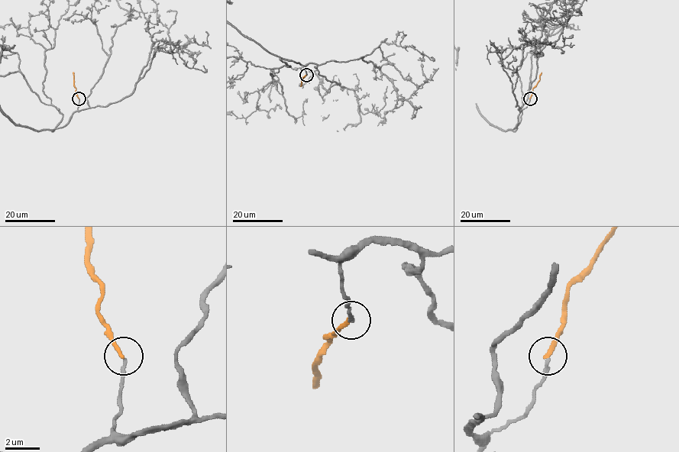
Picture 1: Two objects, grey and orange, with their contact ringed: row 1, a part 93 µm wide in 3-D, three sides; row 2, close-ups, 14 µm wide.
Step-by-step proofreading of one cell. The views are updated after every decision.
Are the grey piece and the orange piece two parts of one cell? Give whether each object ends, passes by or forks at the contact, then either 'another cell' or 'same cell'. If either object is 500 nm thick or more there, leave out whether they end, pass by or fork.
grey ends; orange ends; another cell

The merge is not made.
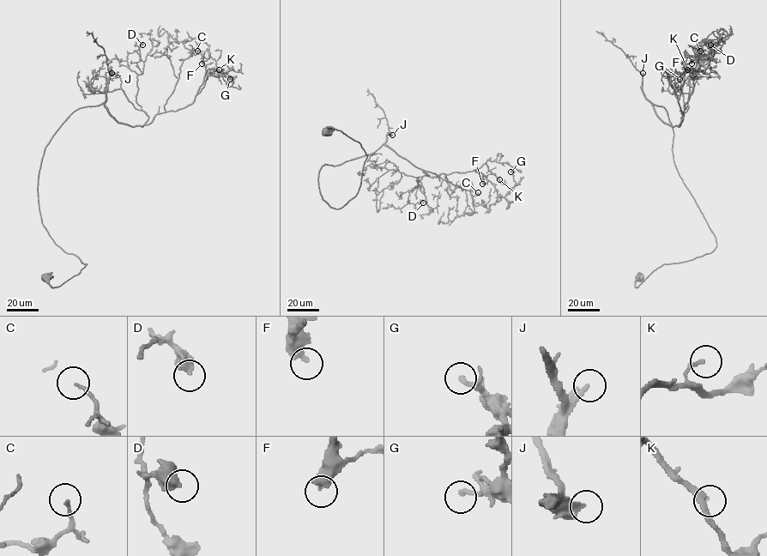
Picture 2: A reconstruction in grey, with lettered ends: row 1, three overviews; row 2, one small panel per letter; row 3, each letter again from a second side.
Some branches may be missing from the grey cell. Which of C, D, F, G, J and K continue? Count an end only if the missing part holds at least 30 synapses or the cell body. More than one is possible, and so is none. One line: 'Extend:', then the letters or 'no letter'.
Extend: J

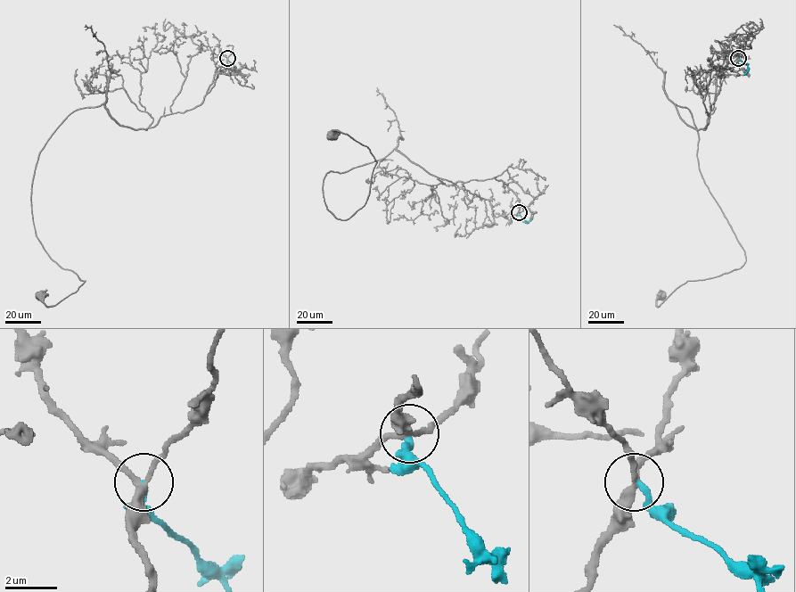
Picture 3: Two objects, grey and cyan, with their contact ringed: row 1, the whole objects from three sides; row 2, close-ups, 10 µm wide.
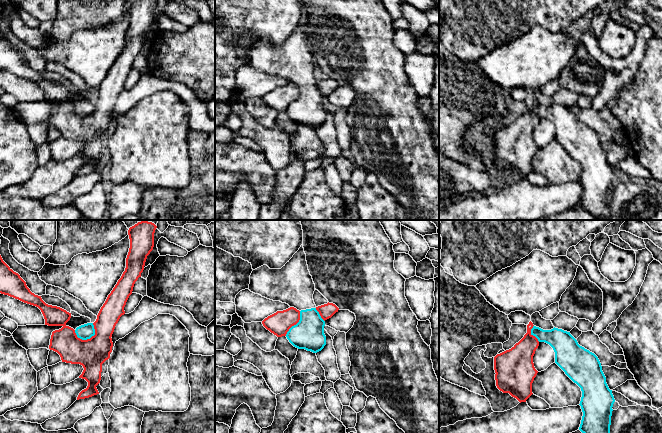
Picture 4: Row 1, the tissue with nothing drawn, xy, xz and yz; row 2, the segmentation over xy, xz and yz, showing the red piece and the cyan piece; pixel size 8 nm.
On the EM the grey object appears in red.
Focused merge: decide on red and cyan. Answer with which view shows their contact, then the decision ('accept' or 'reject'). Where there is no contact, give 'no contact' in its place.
contact in xy; reject

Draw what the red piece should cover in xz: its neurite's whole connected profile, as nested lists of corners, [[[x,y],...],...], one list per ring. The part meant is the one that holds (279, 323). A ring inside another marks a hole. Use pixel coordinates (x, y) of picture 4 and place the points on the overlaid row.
[[[290,307],[268,316],[262,321],[263,326],[277,337],[286,336],[289,329],[300,320],[300,311]]]

